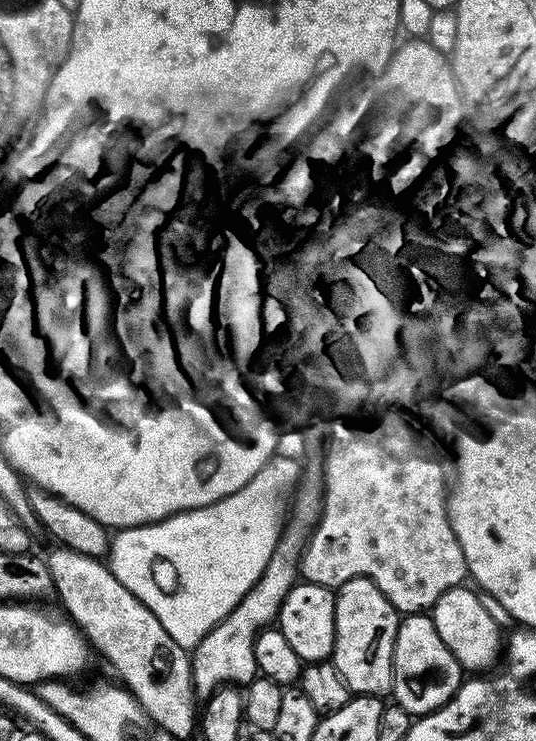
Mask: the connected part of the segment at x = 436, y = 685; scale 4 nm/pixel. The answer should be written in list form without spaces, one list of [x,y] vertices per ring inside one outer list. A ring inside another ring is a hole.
[[[405,615],[397,623],[394,638],[391,699],[413,718],[419,718],[429,712],[437,712],[443,704],[450,702],[461,683],[461,666],[454,654],[450,654],[446,642],[438,638],[438,630],[434,630],[431,615]]]

